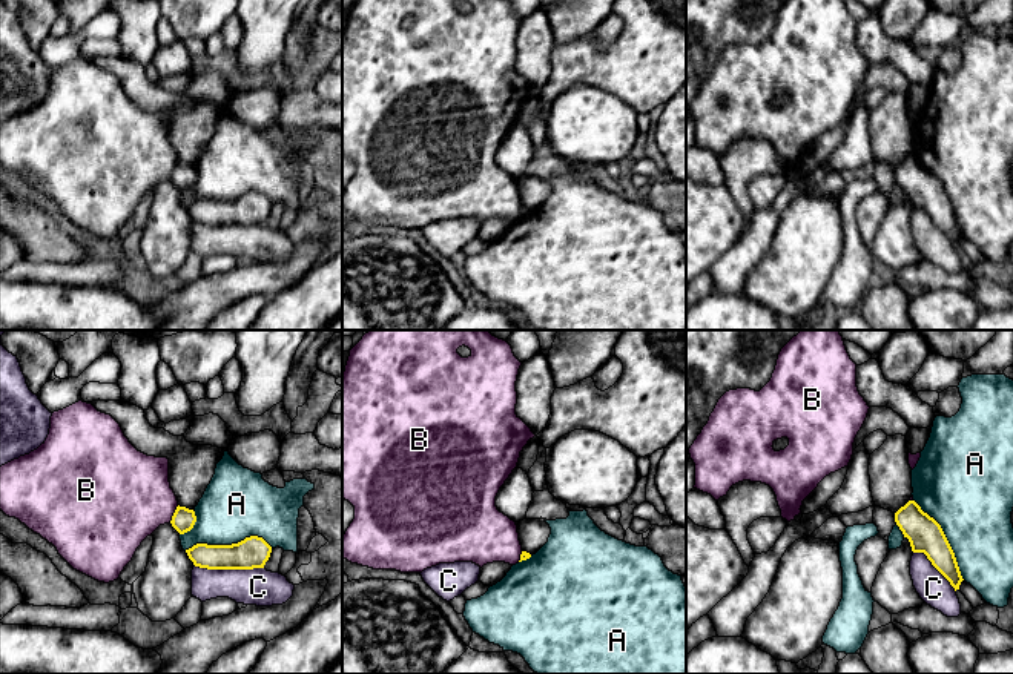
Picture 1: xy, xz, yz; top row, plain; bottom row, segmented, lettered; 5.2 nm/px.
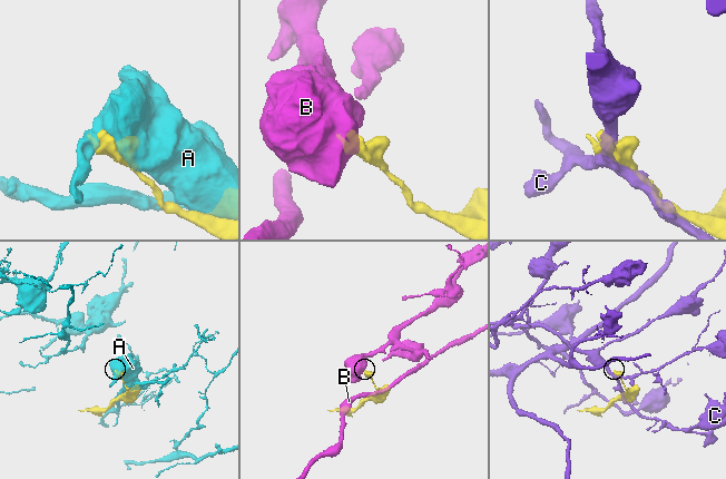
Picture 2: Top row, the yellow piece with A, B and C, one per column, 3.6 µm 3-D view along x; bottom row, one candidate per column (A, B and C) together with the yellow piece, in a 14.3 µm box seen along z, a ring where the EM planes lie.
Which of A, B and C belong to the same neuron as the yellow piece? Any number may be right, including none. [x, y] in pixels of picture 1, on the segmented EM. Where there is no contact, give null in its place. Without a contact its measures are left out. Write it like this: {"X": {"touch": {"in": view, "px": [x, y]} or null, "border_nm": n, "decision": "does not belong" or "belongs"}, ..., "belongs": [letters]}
{"A": {"touch": {"in": "xy", "px": [227, 545]}, "border_nm": 460, "decision": "does not belong"}, "B": {"touch": {"in": "xy", "px": [174, 515]}, "border_nm": 110, "decision": "does not belong"}, "C": {"touch": {"in": "xy", "px": [229, 568]}, "border_nm": 360, "decision": "does not belong"}, "belongs": []}

